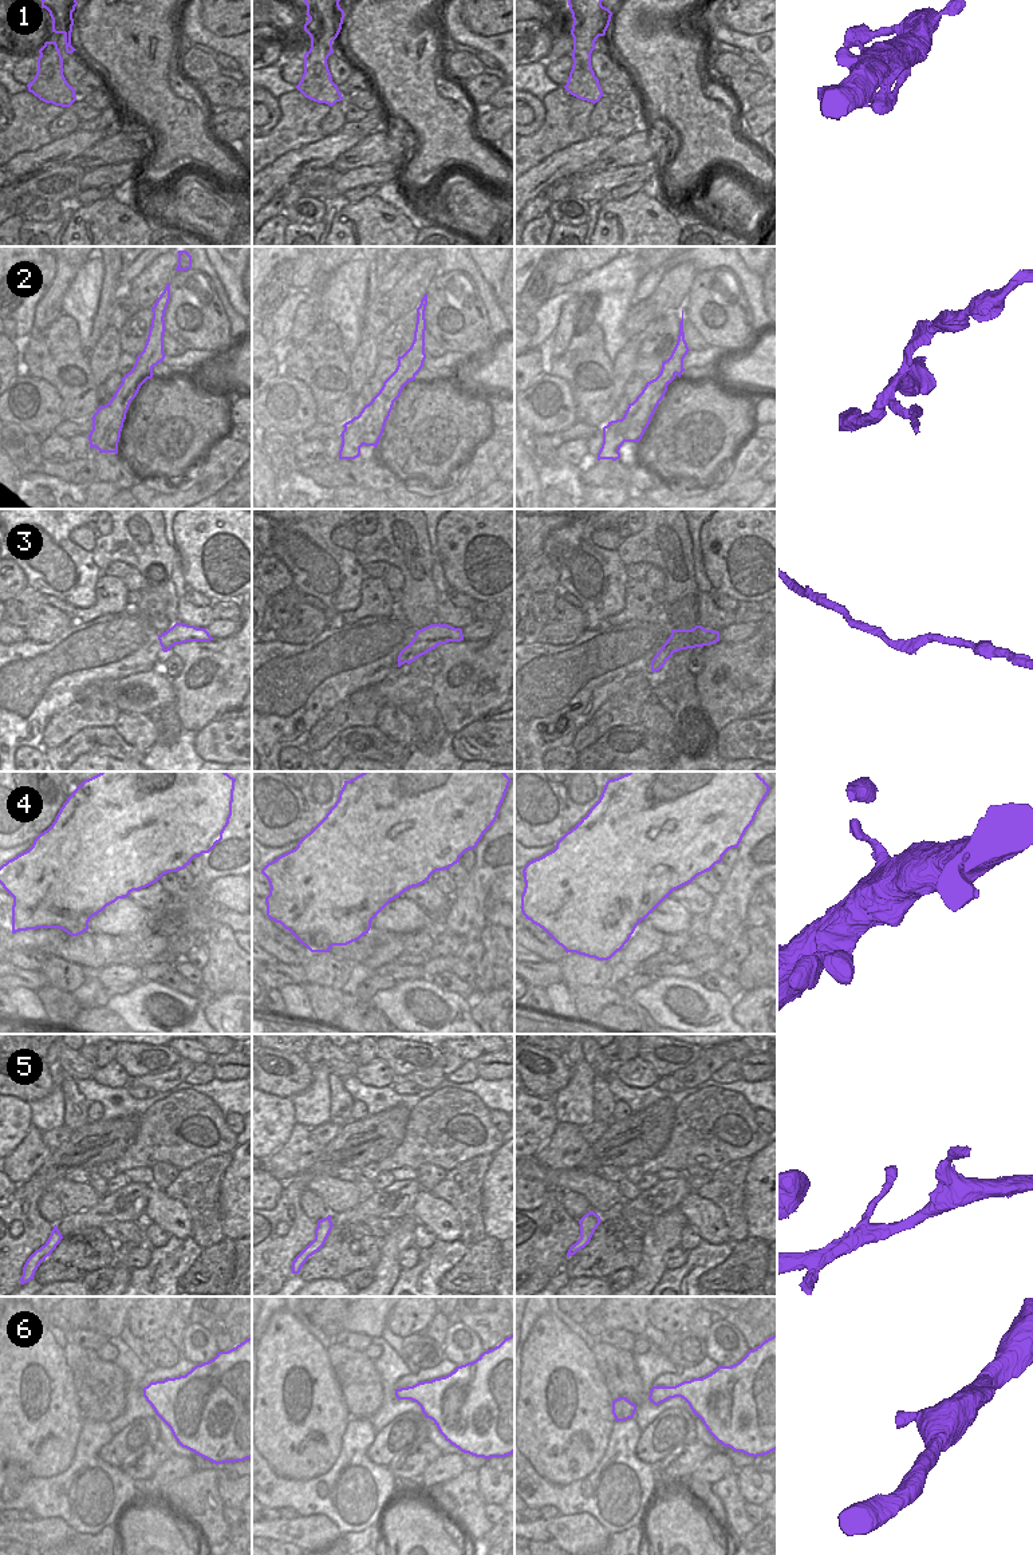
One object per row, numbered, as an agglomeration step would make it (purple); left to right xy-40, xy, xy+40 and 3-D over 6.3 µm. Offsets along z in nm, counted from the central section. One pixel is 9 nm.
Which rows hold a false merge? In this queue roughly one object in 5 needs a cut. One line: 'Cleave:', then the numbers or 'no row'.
Cleave: 2

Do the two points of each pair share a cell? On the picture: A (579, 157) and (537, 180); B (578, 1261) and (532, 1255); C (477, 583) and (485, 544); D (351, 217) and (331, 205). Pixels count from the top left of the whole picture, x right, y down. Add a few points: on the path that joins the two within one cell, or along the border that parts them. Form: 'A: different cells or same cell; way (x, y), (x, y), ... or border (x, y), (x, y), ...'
A: same cell; way (568, 161), (548, 170)
B: different cells; border (568, 1258), (562, 1269)
C: same cell; way (481, 573), (481, 561), (485, 553)
D: different cells; border (343, 202), (328, 232)

